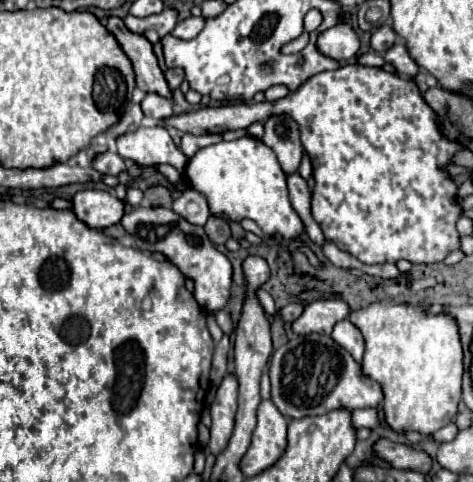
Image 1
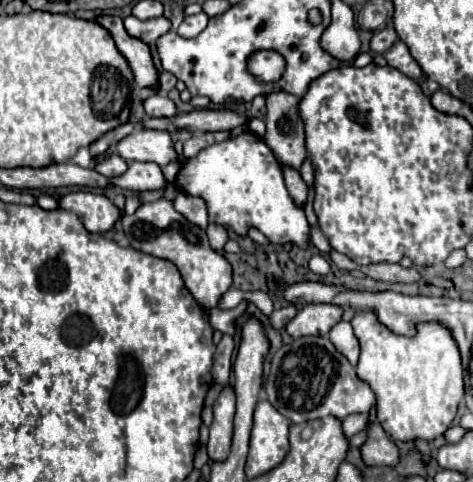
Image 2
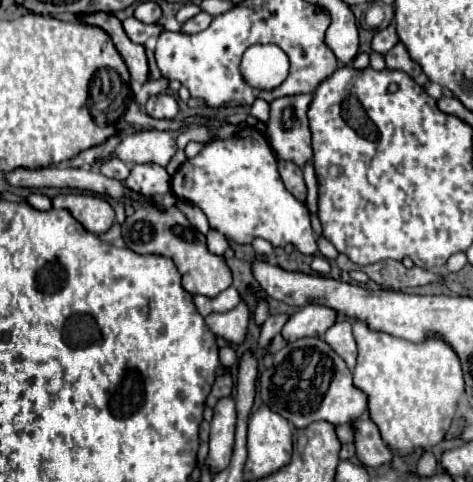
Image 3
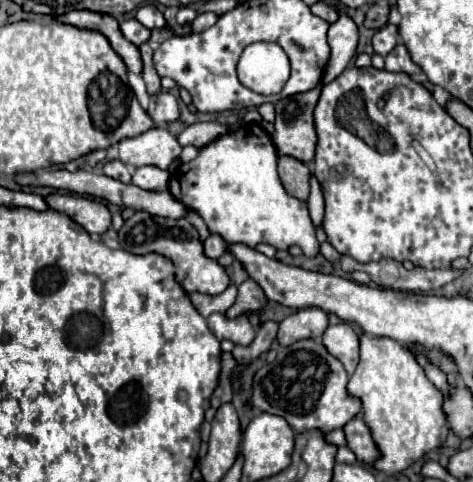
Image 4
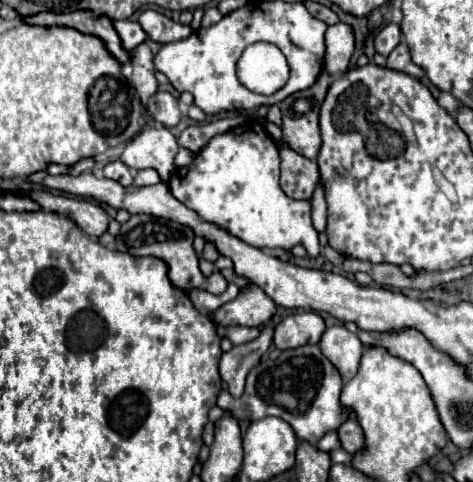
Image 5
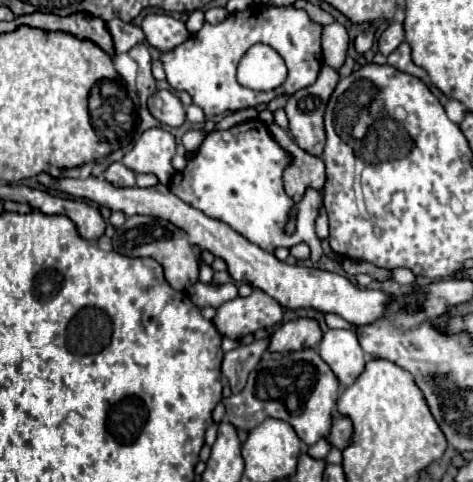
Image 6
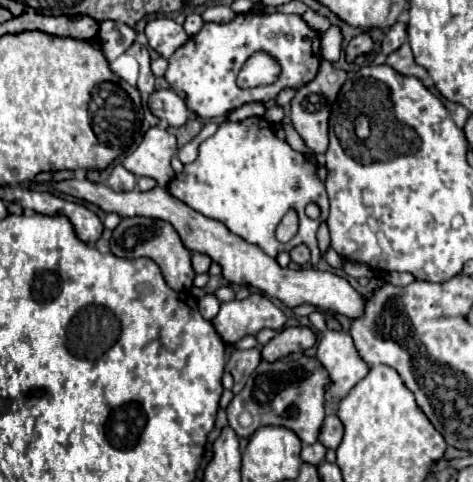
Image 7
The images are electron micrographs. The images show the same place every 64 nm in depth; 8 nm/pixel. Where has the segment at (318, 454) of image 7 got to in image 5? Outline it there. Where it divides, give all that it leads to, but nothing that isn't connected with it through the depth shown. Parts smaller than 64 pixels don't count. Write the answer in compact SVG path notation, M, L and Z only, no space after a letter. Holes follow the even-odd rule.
M328 432L328 436L324 436L324 438L318 442L318 448L324 450L324 452L336 450L336 448L340 448L340 438L336 436L336 432Z

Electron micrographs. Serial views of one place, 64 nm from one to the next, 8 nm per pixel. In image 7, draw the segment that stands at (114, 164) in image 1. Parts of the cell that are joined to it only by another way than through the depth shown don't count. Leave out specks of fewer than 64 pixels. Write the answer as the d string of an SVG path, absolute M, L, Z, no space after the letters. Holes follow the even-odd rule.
M116 164L114 170L108 176L108 186L116 192L124 192L124 190L134 190L136 188L136 176L132 172L128 172L122 164Z

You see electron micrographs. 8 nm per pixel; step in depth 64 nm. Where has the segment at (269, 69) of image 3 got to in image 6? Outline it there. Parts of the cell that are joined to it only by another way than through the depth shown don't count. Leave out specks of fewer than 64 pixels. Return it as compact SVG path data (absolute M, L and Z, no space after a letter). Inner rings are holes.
M254 44L238 64L238 82L257 91L269 91L283 84L287 72L282 56L272 46Z

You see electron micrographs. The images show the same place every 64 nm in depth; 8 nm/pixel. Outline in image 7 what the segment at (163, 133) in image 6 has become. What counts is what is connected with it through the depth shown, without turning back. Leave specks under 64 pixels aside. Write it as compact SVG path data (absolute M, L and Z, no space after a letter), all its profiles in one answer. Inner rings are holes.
M154 126L144 134L138 148L128 154L122 164L132 174L150 176L158 182L158 186L166 188L174 178L170 158L176 154L176 150L176 138L168 130Z

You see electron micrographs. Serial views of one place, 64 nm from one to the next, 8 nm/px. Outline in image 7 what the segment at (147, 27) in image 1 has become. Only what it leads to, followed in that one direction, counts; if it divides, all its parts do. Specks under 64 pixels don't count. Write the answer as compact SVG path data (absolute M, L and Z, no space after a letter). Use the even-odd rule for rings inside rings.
M106 20L106 22L100 22L98 38L102 42L100 48L106 54L106 58L114 60L134 44L134 40L138 38L138 32L128 24L120 24L116 20Z

